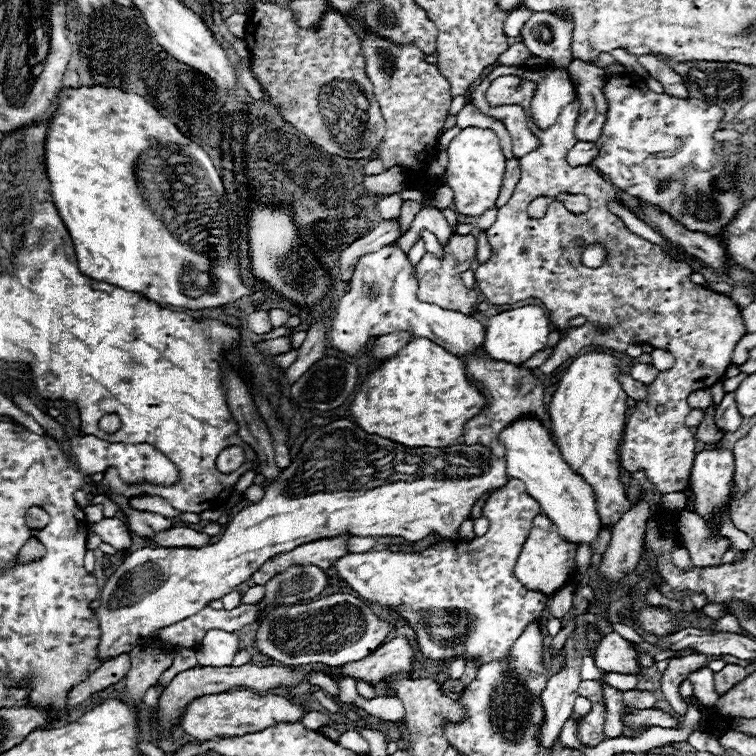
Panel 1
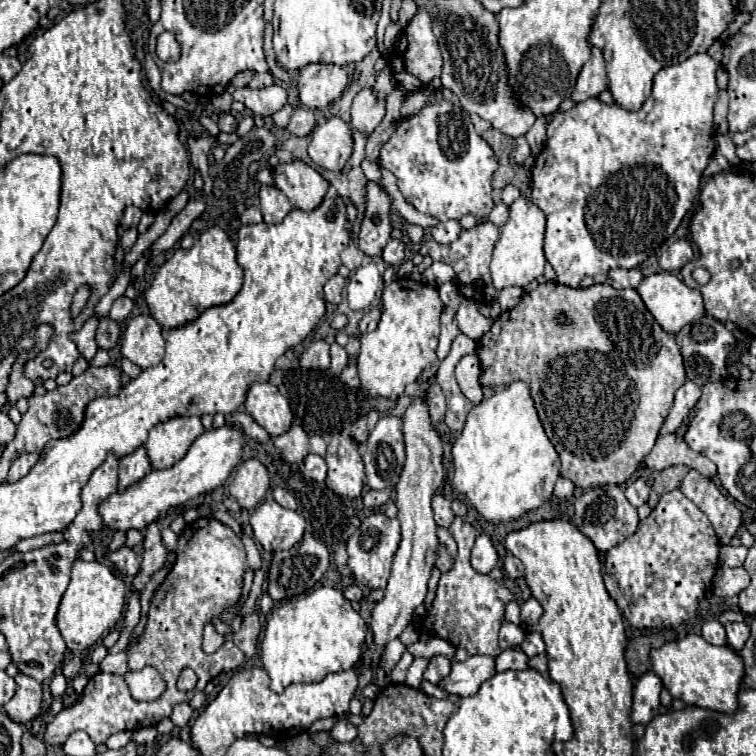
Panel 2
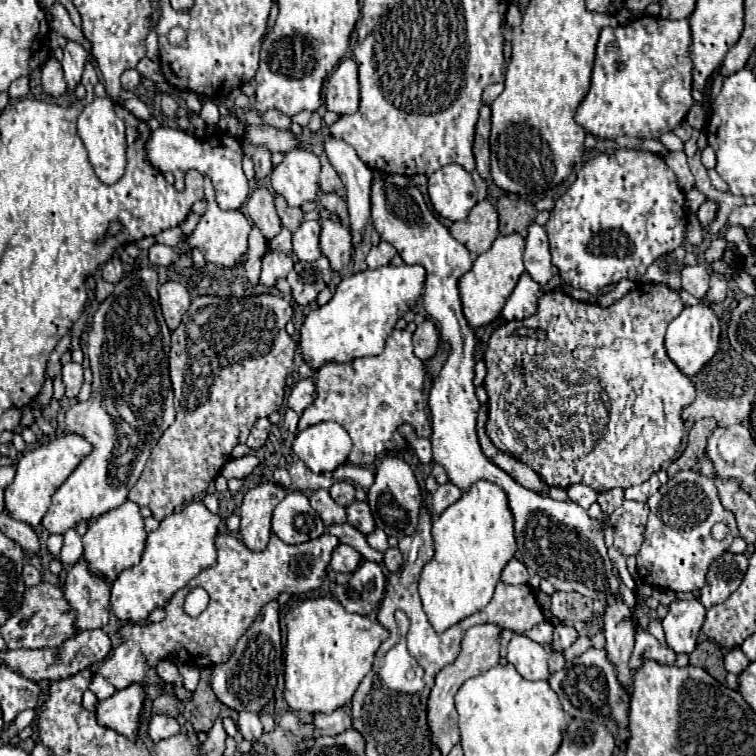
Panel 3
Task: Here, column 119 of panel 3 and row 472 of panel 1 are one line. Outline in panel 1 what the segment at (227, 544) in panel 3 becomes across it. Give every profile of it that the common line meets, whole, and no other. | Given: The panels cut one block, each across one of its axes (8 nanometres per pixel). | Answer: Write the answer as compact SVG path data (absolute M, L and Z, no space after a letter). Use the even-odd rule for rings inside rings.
M500 76L486 90L486 100L492 108L510 106L510 104L518 104L524 108L528 115L528 128L540 138L540 148L526 154L524 158L520 158L520 180L514 188L514 194L498 210L496 222L486 232L490 248L492 248L492 256L474 270L476 286L480 288L480 292L486 296L486 300L490 304L514 304L514 302L530 298L530 296L542 300L542 304L550 312L550 322L554 324L554 328L560 332L566 332L566 338L562 338L558 342L558 348L554 350L554 354L538 368L542 374L554 372L568 358L576 356L580 352L580 348L584 348L584 346L602 346L606 350L624 352L628 344L646 344L648 342L654 348L670 350L676 356L674 368L658 374L658 378L648 386L648 402L638 402L634 412L626 420L622 446L620 446L620 464L628 472L644 470L648 480L662 494L682 492L688 484L690 468L692 468L692 462L696 456L694 454L694 444L696 444L694 434L690 432L690 428L684 426L684 420L692 410L688 406L686 398L694 390L704 390L704 388L710 388L712 384L716 384L724 376L726 368L732 364L734 346L746 334L746 326L744 326L740 308L736 306L736 302L730 300L730 296L722 296L720 292L712 292L710 288L694 284L690 280L690 274L692 274L690 266L670 260L660 250L660 246L632 234L618 216L608 212L608 208L606 208L608 200L622 202L618 198L614 186L608 180L604 180L598 174L598 170L578 170L566 162L568 148L572 148L572 144L576 144L572 130L574 130L576 118L580 114L578 98L572 104L562 108L560 116L556 118L556 124L542 130L532 122L532 114L530 114L535 89L536 84L530 80L522 80L518 76ZM562 192L586 194L590 198L590 210L586 214L576 216L576 214L570 214L560 200L554 200L548 206L544 218L526 218L526 208L534 198L558 196ZM592 242L602 242L608 250L608 258L606 258L604 266L600 266L600 268L586 268L586 266L582 266L582 260L580 260L582 250ZM574 316L586 316L588 322L580 328L568 328L568 320ZM656 404L666 406L666 414L656 414L654 412Z

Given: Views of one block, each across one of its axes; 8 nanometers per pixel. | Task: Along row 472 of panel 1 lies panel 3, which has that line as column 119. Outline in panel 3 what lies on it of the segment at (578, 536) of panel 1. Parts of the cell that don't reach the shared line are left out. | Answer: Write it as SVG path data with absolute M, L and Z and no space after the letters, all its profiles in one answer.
M126 500L120 508L106 512L98 520L94 520L88 532L82 536L82 544L84 544L84 560L88 564L90 574L100 576L108 582L114 582L122 570L138 564L144 552L146 532L144 532L144 520L140 516L138 506Z

